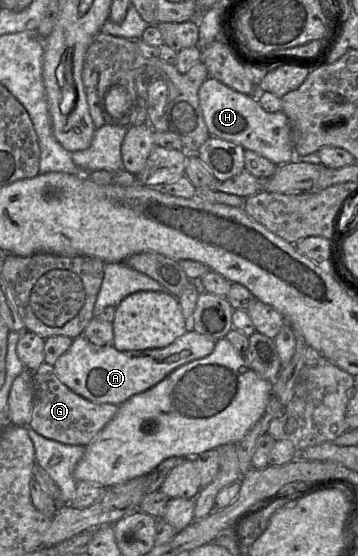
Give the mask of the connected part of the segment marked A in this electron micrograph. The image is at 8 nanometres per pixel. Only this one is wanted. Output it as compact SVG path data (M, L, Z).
M188 329L163 348L118 351L113 344L96 346L82 334L73 339L53 368L58 379L76 394L94 403L120 405L133 395L152 388L180 366L207 357L215 344L213 339Z

